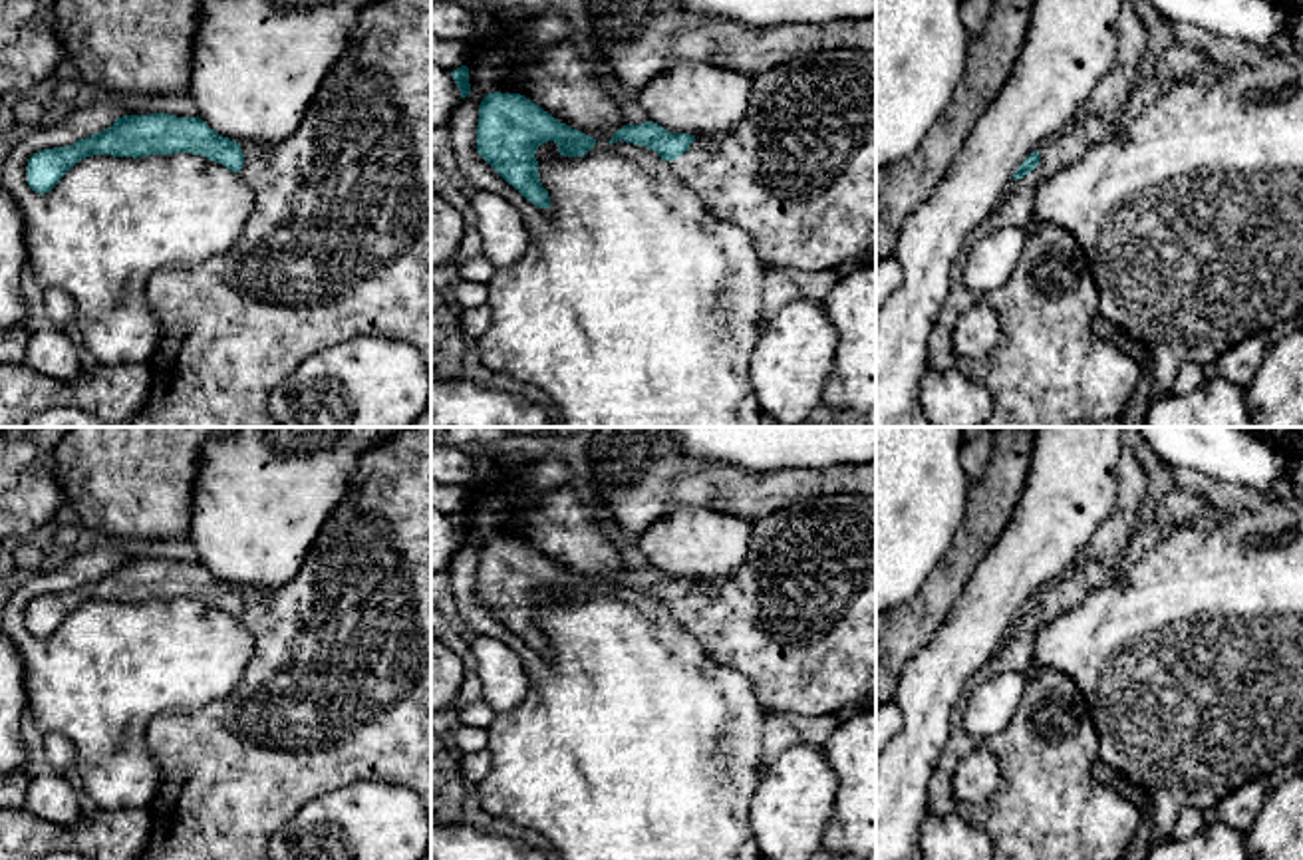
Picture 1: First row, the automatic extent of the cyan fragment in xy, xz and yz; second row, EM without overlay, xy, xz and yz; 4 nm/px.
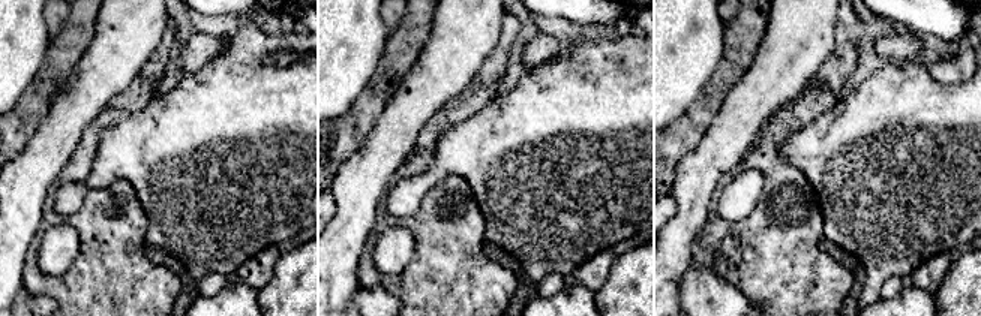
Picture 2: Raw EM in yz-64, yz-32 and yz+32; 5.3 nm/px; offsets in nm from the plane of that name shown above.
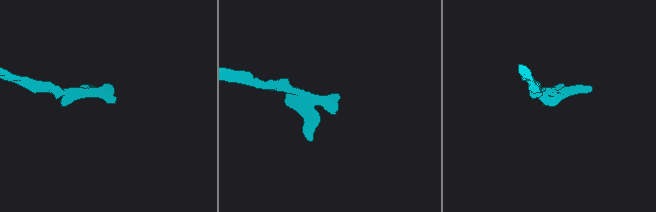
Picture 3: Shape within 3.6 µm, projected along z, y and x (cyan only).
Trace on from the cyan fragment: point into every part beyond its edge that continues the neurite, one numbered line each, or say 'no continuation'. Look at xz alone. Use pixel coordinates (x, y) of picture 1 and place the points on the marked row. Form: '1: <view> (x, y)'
1: xz (799, 173)

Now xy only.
1: xy (338, 243)

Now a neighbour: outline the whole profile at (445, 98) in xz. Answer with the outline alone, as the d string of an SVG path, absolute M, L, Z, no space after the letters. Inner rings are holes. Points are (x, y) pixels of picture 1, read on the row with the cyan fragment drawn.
M431 62L431 127L449 125L461 101L451 72Z

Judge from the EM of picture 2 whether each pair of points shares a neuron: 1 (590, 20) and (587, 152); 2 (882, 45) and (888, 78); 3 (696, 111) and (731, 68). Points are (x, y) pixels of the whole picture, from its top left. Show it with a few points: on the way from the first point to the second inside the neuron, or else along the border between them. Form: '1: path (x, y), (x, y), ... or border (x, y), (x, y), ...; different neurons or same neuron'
1: border (584, 27), (593, 30); different neurons
2: border (921, 57), (888, 62); different neurons
3: path (707, 101), (725, 78); same neuron

